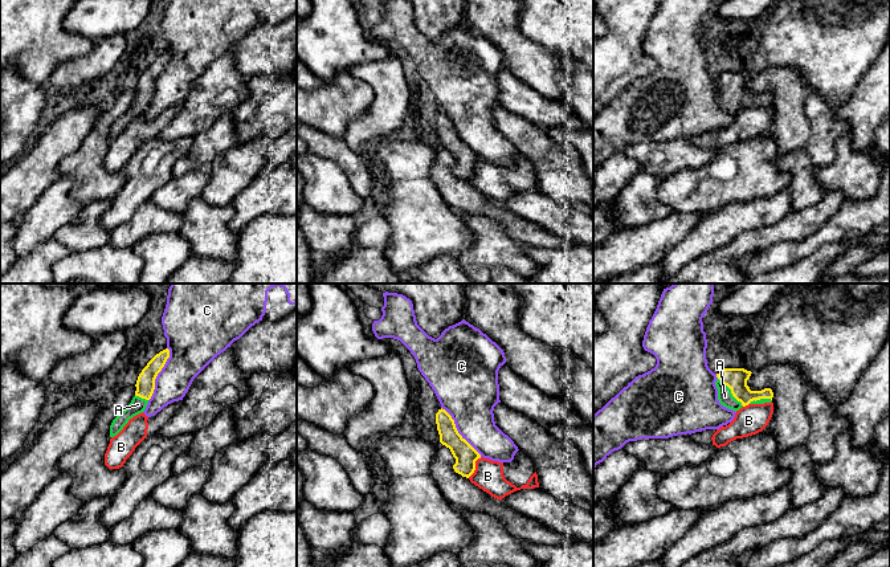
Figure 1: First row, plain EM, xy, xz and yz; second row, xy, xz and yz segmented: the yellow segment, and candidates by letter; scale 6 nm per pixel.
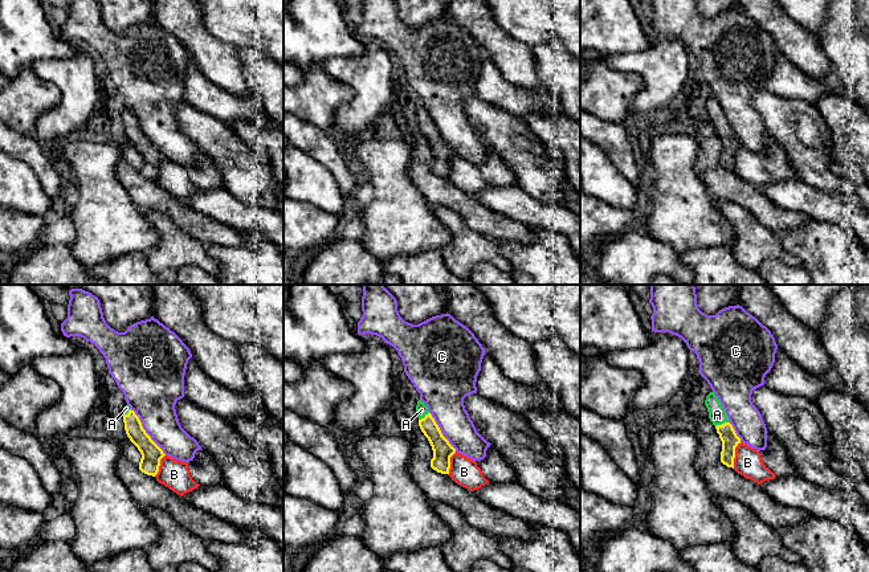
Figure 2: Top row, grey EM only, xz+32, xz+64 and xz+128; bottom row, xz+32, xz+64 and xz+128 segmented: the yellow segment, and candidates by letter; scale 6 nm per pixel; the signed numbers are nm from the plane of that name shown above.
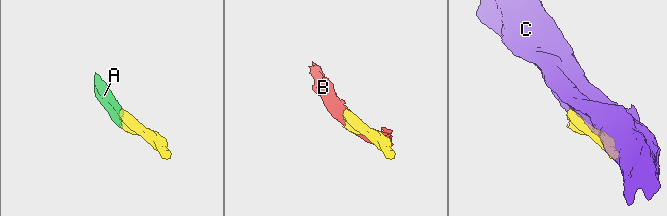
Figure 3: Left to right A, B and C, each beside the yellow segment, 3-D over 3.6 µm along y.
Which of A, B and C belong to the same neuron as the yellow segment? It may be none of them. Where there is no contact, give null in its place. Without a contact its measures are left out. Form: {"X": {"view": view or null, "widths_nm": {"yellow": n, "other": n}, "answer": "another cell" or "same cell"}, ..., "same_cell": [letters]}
{"A": {"view": "yz", "widths_nm": {"yellow": 140, "other": 90}, "answer": "same cell"}, "B": {"view": "xz", "widths_nm": {"yellow": 140, "other": 180}, "answer": "another cell"}, "C": {"view": "xy", "widths_nm": {"yellow": 110, "other": 280}, "answer": "another cell"}, "same_cell": ["A"]}

